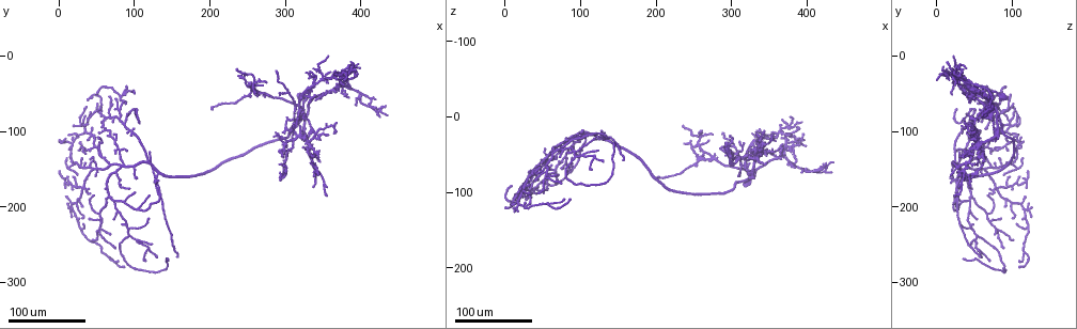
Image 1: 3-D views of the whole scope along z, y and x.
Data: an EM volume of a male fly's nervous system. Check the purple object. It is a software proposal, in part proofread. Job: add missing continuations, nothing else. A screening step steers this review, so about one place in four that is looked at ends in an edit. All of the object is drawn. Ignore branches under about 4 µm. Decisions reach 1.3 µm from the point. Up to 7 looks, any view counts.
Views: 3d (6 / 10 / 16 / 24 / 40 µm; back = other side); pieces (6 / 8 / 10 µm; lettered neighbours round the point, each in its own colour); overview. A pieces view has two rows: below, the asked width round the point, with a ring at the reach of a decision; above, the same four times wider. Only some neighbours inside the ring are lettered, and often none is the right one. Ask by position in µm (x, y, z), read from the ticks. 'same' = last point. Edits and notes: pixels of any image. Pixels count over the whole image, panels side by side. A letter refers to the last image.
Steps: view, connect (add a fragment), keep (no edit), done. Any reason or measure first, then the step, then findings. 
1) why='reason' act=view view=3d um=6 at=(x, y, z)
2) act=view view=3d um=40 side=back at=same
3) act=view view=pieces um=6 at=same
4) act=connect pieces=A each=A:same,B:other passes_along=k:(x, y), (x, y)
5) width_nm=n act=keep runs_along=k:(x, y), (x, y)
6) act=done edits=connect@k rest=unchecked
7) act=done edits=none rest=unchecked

why='free end' act=view view=3d um=40 at=(435, 75, 65)

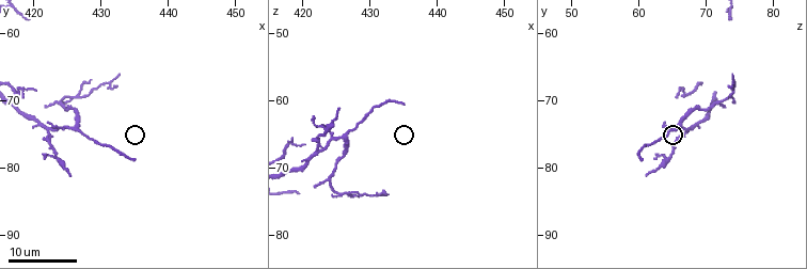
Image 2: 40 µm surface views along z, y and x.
why='what lies round it' act=view view=pieces um=10 at=(435.0, 78.5, 60.5)

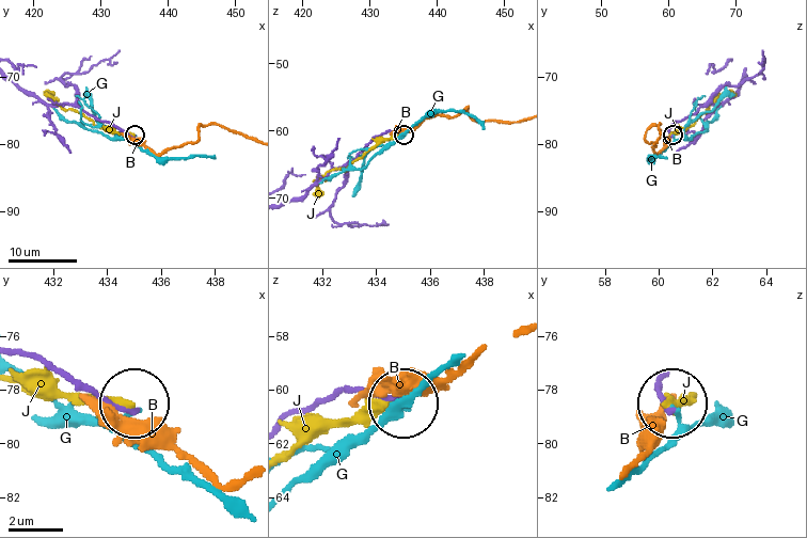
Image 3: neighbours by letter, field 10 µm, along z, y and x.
act=keep each=B:other,G:other,J:other runs_along=3:(34, 94), (48, 104), (75, 105), (133, 135) found='none of them fits'

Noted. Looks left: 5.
why='tapers out' act=view view=3d um=24 at=(380, 40, 50)

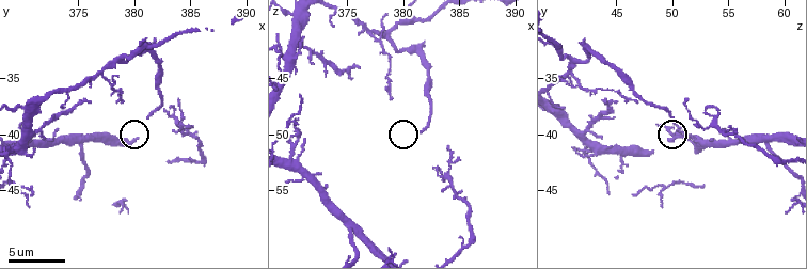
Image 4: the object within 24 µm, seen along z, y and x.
act=view view=pieces um=8 at=(381.4, 38.6, 50.0)

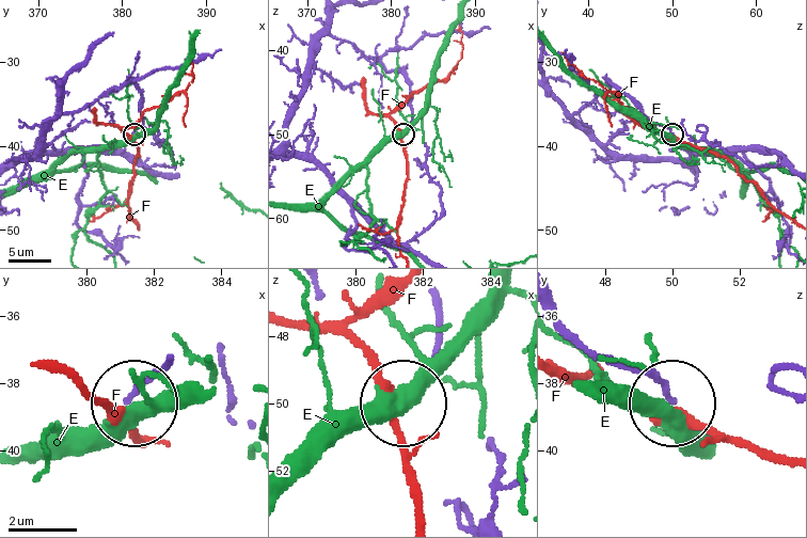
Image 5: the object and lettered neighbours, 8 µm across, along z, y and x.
act=keep each=E:other,F:other runs_along=5:(575, 114), (613, 84), (650, 120), (670, 131) found='no lettered fragment goes on from it'

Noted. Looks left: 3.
why='free end' act=view view=3d um=40 at=(310, 75, 65)

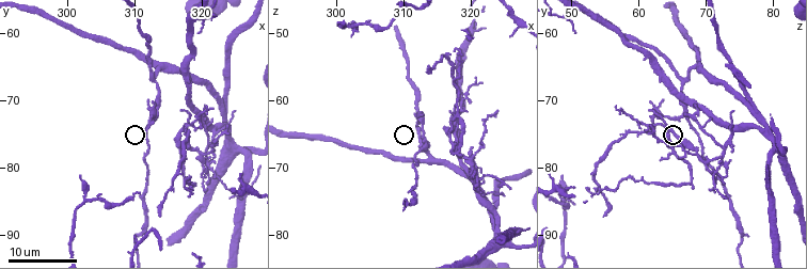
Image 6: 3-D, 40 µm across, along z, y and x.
act=view view=pieces um=6 at=(311.5, 74.5, 62.0)

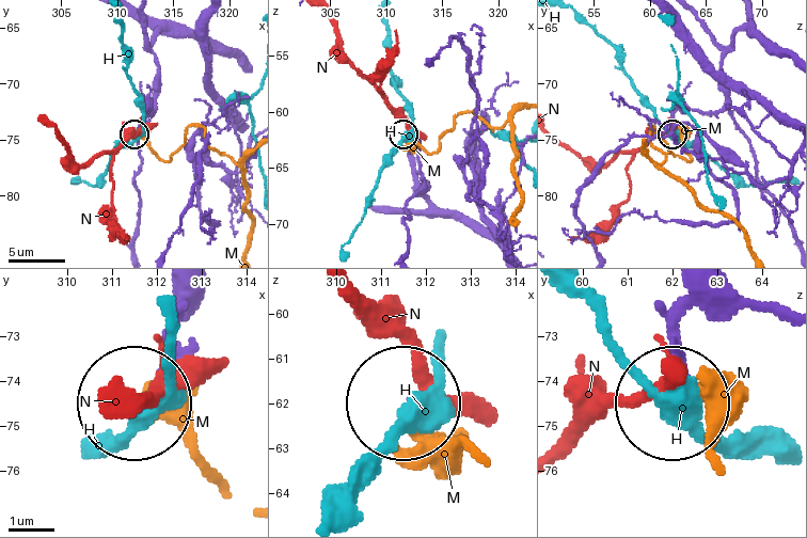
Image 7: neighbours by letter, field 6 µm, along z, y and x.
width_nm=150 act=keep each=H:other,M:other,N:other found='none of them fits'

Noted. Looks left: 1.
act=done edits=none rest=unchecked

